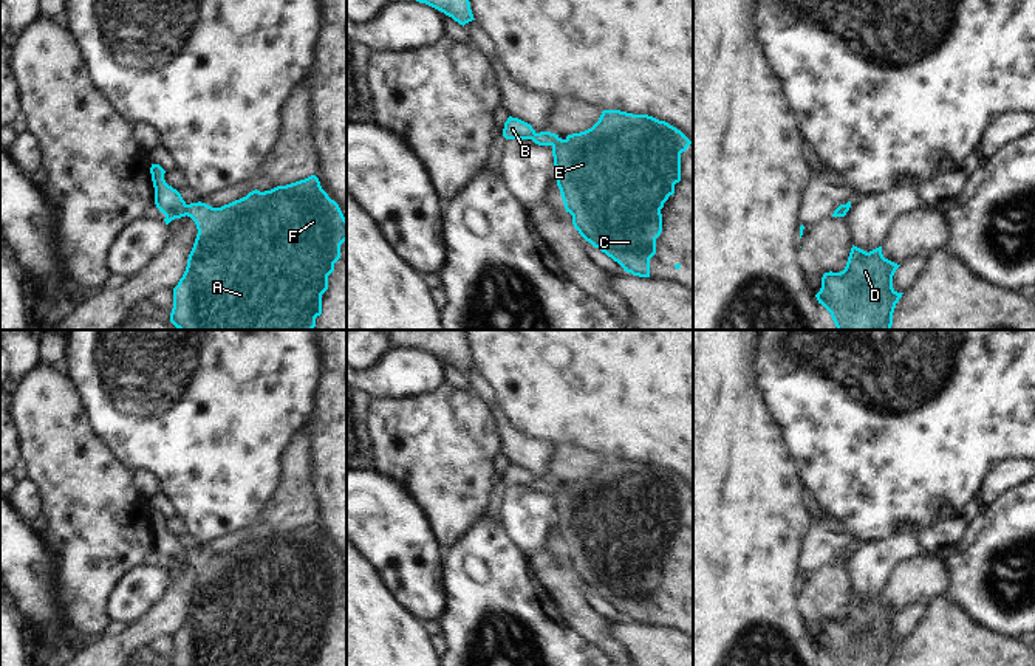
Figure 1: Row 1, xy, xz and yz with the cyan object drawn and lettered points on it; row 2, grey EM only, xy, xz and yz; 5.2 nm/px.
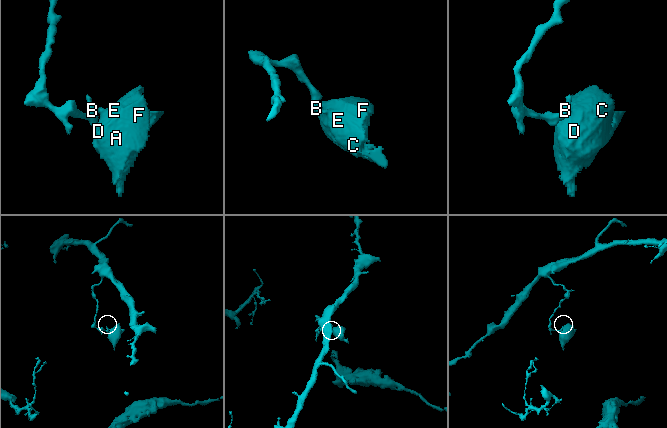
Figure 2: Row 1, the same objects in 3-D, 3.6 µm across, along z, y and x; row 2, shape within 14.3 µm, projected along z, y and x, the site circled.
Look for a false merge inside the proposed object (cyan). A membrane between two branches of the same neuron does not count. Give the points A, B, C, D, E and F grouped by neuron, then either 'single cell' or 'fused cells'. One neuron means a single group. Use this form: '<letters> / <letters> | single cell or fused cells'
A C D E F / B | fused cells

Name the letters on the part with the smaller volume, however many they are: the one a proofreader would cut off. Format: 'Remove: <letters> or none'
Remove: A, C, D, E, F

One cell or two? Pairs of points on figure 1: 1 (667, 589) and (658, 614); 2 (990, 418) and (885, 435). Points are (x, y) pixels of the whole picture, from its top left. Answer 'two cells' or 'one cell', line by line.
1: one cell
2: one cell

